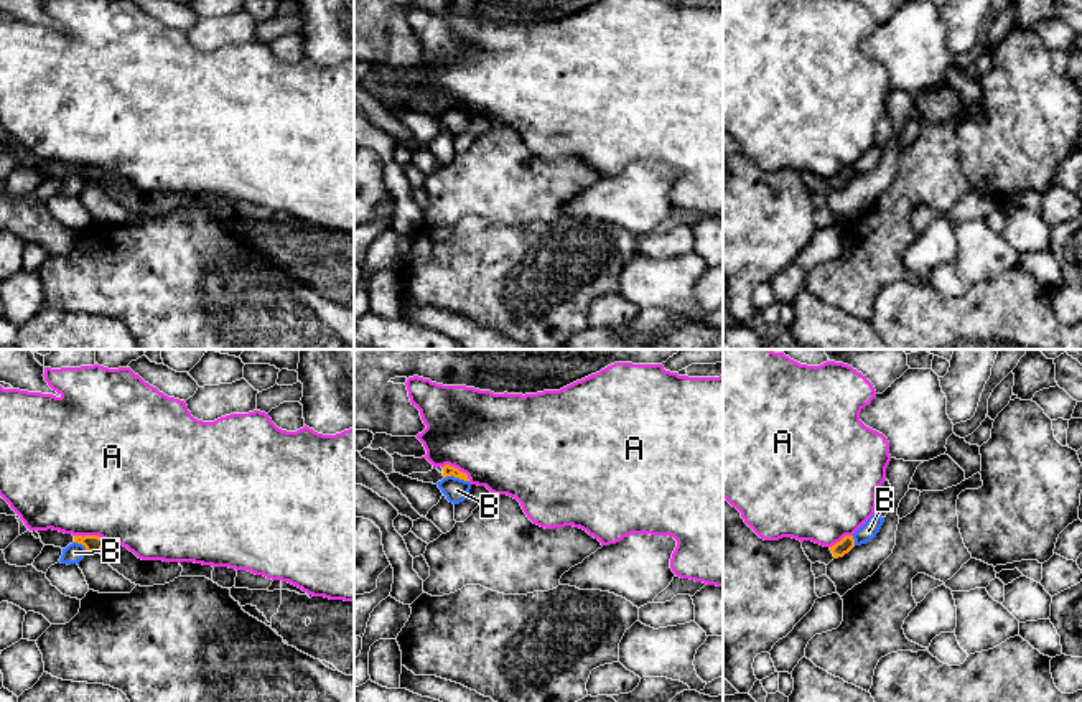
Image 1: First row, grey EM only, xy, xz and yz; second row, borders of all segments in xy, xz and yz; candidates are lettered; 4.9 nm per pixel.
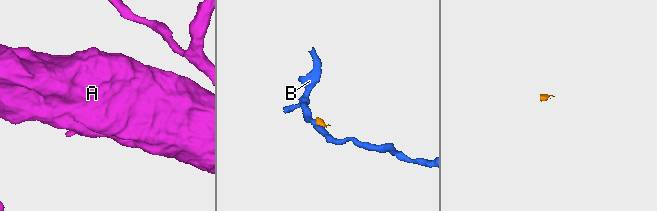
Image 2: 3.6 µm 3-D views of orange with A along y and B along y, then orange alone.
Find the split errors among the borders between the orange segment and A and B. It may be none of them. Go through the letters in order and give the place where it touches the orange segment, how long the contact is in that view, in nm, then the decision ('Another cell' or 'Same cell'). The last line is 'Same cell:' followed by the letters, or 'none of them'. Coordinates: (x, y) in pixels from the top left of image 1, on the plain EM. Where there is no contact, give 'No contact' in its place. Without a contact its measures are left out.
A: Touches orange at xy (93, 167). Shared border 180 nm. Another cell
B: Touches orange at xz (461, 109). Shared border 90 nm. Another cell
Same cell: none of them

